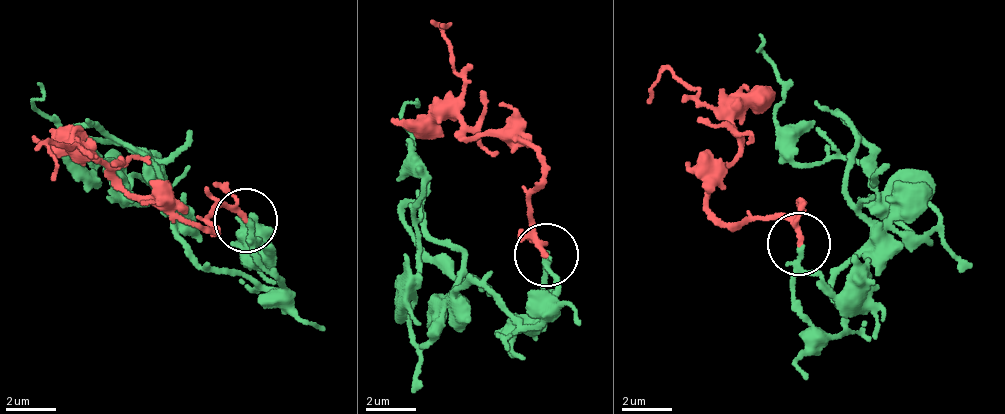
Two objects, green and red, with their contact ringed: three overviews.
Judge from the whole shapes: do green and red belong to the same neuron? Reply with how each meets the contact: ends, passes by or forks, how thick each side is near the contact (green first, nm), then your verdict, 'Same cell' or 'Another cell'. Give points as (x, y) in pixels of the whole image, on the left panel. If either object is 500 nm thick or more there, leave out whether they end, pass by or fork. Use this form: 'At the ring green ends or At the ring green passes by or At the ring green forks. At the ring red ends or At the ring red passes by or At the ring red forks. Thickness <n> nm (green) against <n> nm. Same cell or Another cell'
At the ring green passes by. At the ring red passes by. Thickness 150 nm (green) against 160 nm. Same cell

